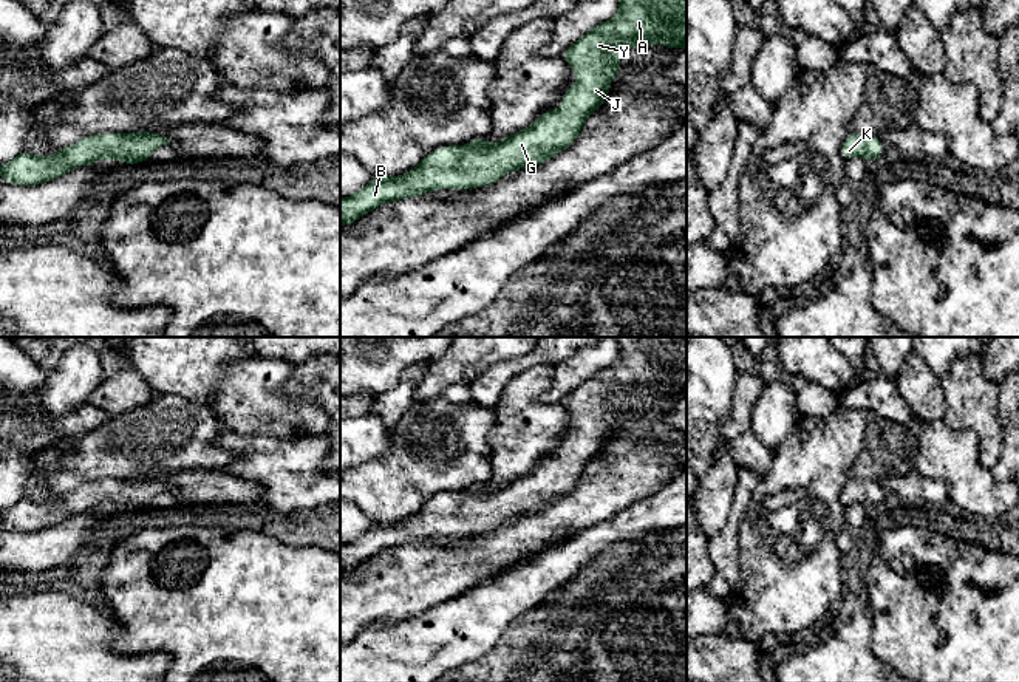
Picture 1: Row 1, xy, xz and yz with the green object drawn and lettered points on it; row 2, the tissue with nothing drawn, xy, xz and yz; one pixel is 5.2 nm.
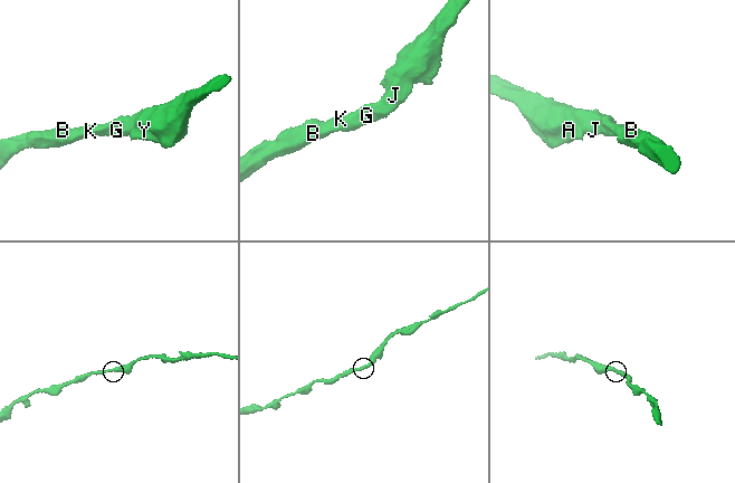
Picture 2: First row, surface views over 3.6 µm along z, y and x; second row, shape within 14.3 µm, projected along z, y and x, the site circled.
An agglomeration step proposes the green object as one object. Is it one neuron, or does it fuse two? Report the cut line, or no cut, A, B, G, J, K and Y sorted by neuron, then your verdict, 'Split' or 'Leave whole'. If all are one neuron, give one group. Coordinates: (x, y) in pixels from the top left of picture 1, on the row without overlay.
No split. Groups: A B G J K Y. Leave whole

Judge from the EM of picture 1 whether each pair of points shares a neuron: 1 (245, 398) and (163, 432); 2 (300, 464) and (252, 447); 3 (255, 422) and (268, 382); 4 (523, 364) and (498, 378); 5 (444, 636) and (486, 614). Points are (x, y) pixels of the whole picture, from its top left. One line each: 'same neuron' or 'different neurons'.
1: different neurons
2: same neuron
3: same neuron
4: same neuron
5: same neuron

